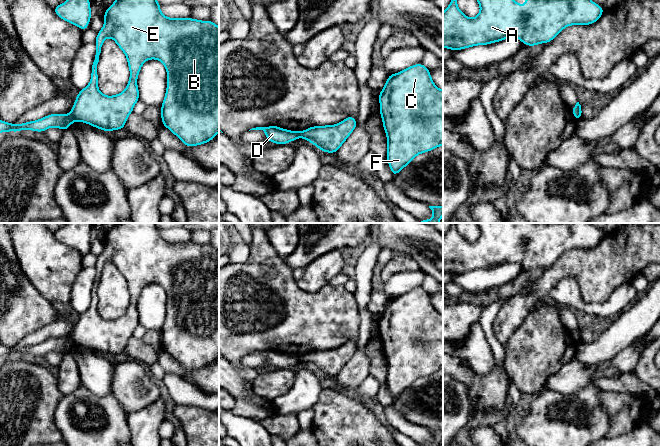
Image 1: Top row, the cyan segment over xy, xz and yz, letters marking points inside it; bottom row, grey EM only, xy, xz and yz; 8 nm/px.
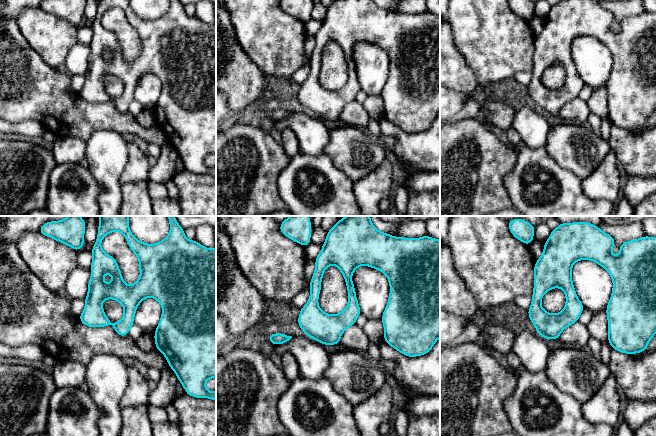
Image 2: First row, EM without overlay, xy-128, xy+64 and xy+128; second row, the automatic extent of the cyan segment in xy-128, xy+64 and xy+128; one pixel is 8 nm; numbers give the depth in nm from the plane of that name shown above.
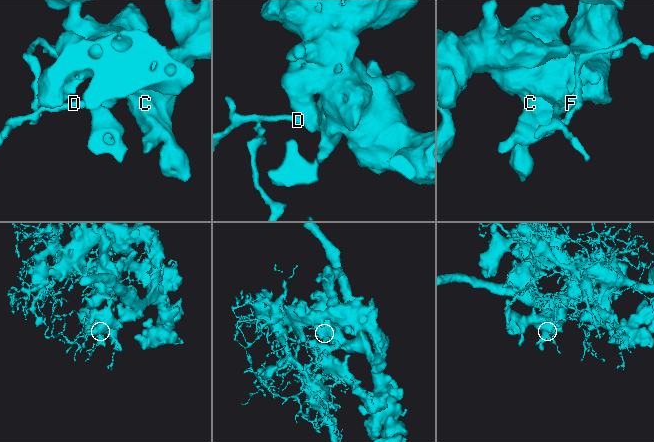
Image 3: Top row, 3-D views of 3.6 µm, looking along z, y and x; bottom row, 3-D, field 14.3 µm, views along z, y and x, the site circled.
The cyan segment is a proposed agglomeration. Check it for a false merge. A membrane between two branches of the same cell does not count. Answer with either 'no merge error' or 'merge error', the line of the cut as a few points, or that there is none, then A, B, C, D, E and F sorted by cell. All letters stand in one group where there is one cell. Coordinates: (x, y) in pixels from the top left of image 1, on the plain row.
merge error; cut in xy along (70, 338), (75, 343); A B C E F / D

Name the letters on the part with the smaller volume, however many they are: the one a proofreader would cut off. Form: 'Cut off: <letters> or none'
Cut off: D

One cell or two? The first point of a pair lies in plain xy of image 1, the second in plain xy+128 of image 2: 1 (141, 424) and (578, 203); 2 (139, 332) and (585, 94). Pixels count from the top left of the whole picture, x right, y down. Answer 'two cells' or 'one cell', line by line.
1: two cells
2: one cell

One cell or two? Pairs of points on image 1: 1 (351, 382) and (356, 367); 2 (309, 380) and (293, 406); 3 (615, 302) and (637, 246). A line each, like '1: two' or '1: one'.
1: one
2: one
3: one

